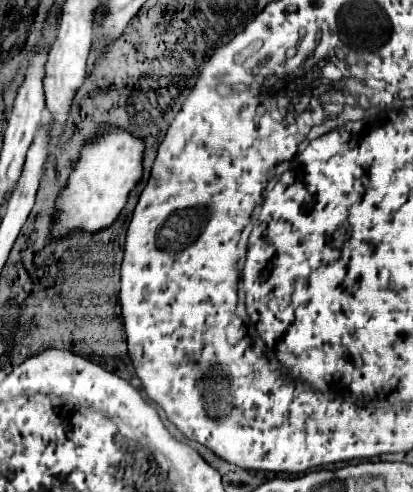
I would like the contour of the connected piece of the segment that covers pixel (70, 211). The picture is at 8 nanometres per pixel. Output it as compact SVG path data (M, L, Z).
M116 127L106 129L100 139L90 141L82 149L80 161L72 171L66 189L56 201L58 215L52 227L52 237L64 237L70 229L76 227L94 233L112 225L126 205L128 193L134 189L142 175L142 151L144 143L140 139L134 139L130 133Z

